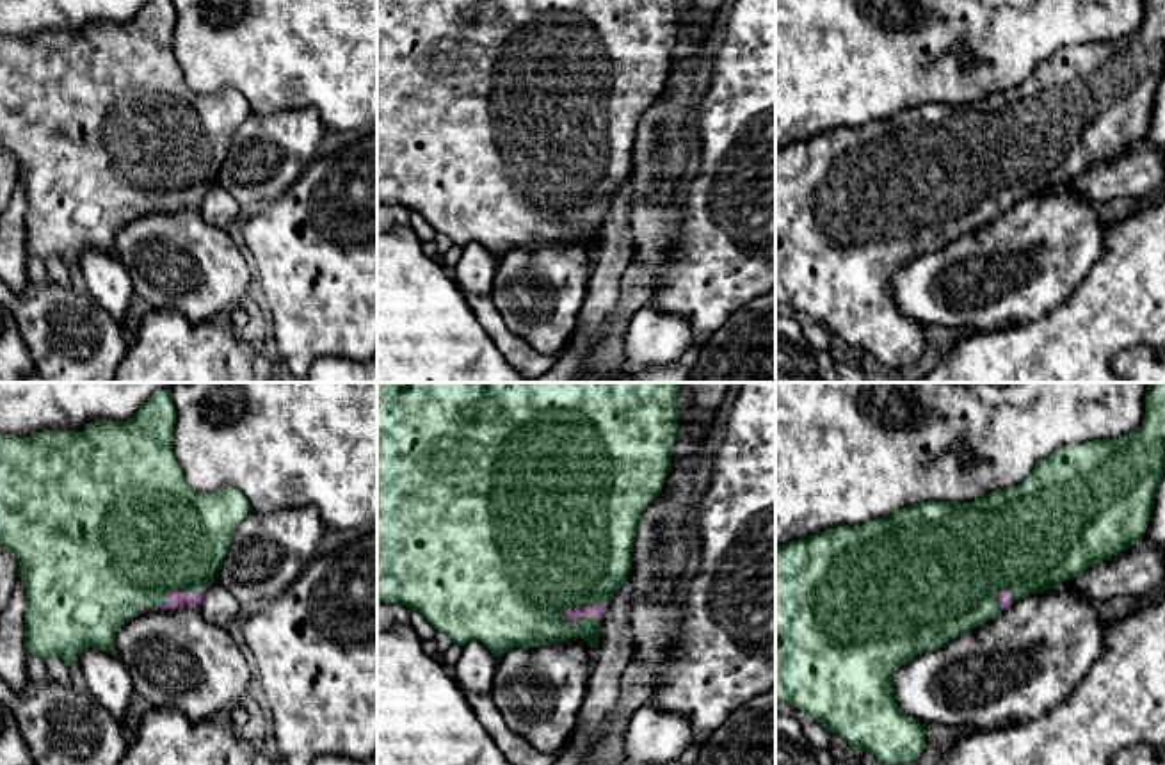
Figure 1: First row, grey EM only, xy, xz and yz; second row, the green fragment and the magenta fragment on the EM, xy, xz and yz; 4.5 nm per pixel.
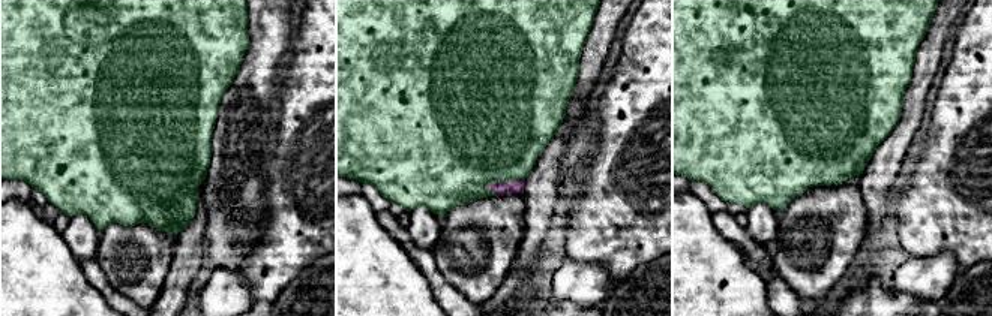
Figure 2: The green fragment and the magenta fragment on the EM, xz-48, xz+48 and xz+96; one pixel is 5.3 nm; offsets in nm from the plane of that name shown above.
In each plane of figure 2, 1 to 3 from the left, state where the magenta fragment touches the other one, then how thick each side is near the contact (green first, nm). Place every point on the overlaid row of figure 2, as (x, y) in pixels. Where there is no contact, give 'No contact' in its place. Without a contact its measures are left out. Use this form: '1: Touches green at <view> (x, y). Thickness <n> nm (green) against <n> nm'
1: No contact
2: Touches green at xz+48 (503, 181). Thickness 500 nm (green) against 70 nm
3: No contact

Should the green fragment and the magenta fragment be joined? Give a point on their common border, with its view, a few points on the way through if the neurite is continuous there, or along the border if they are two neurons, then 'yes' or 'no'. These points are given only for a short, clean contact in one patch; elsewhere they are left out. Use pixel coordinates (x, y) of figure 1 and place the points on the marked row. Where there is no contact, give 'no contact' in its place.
meets green in xz at (584, 605); runs through xz (570, 552), (570, 591), (584, 605), (573, 616); yes

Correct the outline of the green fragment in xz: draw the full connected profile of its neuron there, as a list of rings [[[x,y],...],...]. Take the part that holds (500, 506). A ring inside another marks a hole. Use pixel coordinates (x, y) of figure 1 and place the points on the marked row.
[[[377,382],[377,603],[409,607],[455,644],[480,640],[496,658],[512,648],[583,637],[596,648],[612,594],[631,569],[644,509],[662,493],[679,434],[681,382]]]

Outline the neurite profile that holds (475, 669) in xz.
[[[468,640],[454,665],[455,681],[464,692],[491,694],[498,658],[480,642]]]

